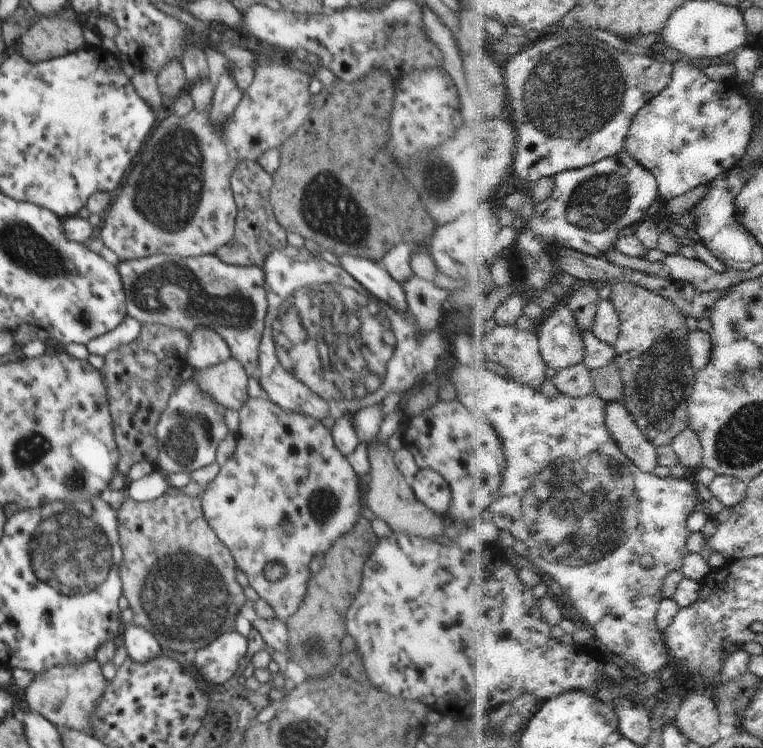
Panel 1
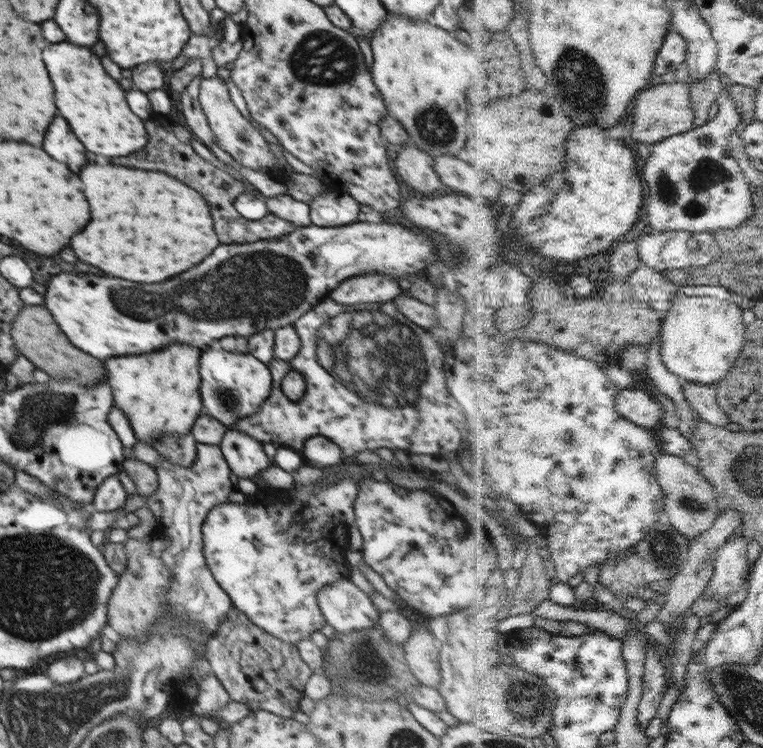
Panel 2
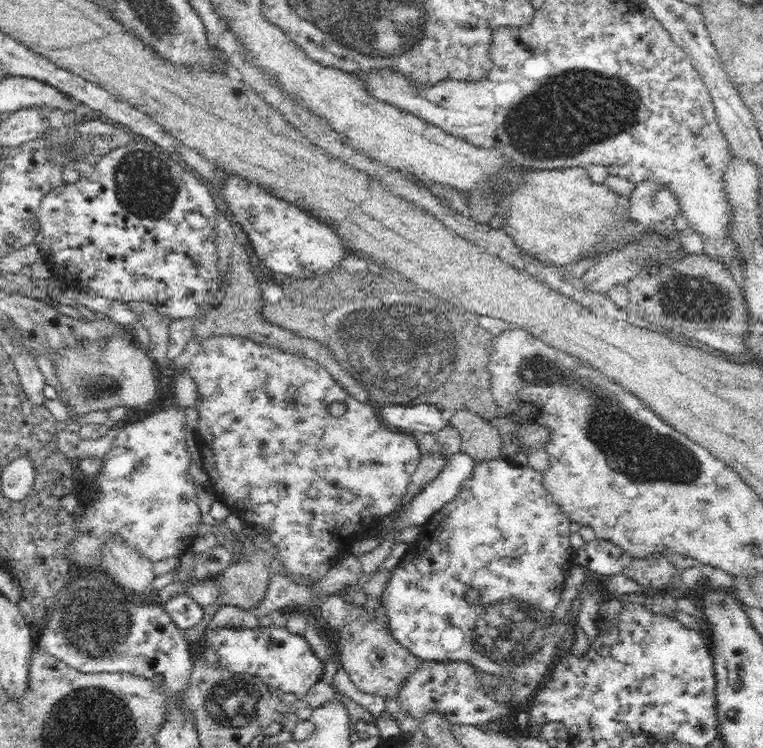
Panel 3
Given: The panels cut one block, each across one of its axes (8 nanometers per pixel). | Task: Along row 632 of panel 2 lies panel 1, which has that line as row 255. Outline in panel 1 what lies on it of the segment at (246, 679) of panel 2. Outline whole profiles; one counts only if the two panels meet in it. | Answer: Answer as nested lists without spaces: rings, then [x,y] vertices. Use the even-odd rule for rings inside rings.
[[[258,168],[256,172],[256,194],[250,192],[244,184],[244,180],[231,180],[233,198],[237,205],[237,216],[235,221],[235,236],[232,242],[224,247],[218,248],[215,255],[224,260],[225,264],[235,266],[255,265],[262,269],[264,256],[273,249],[282,249],[287,246],[287,231],[278,225],[275,220],[273,209],[269,200],[269,193],[273,188],[273,178],[269,173],[262,172]]]

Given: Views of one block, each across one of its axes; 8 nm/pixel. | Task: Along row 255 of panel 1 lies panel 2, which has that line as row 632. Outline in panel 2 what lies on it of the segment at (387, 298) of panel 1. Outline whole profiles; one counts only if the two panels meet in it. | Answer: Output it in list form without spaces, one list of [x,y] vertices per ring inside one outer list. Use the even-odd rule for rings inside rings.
[[[349,578],[324,586],[317,594],[317,604],[326,624],[340,634],[371,630],[379,621],[380,612],[371,598]]]

